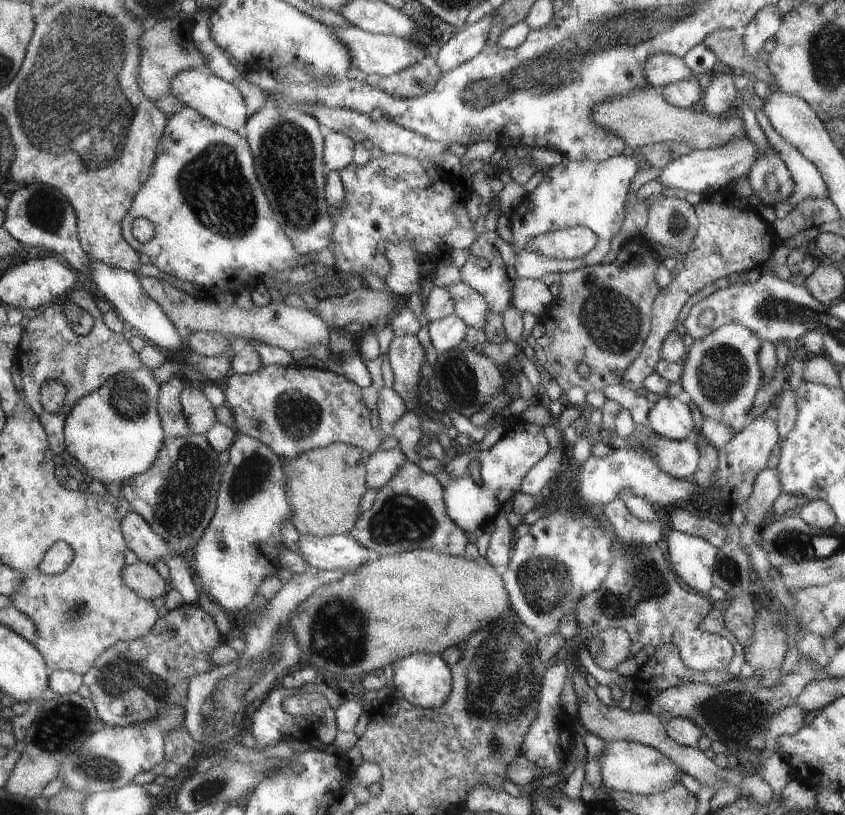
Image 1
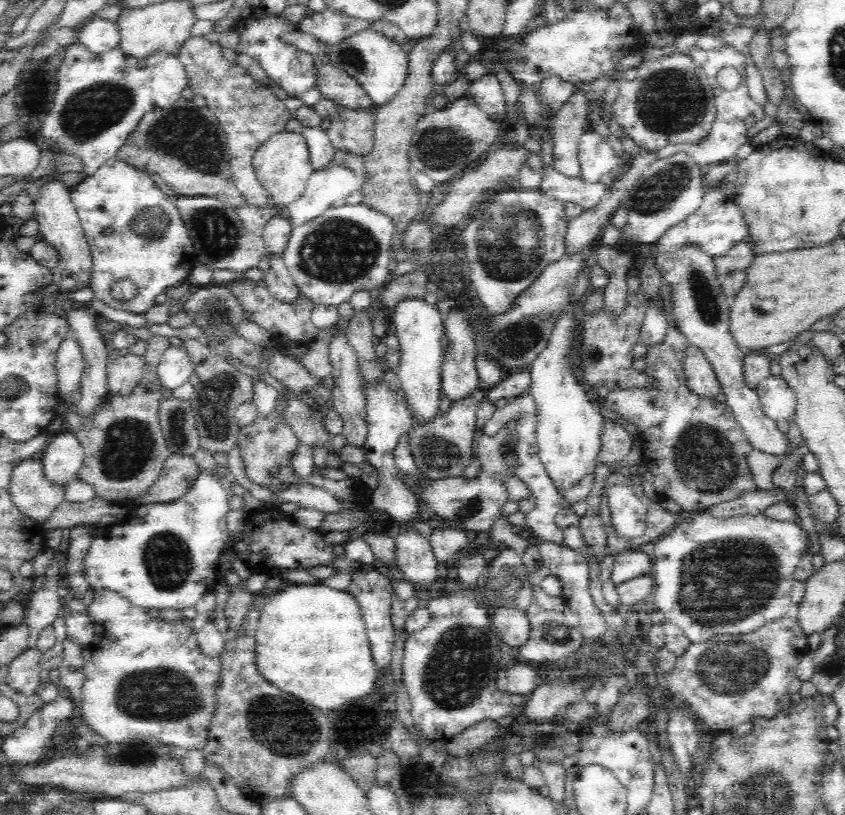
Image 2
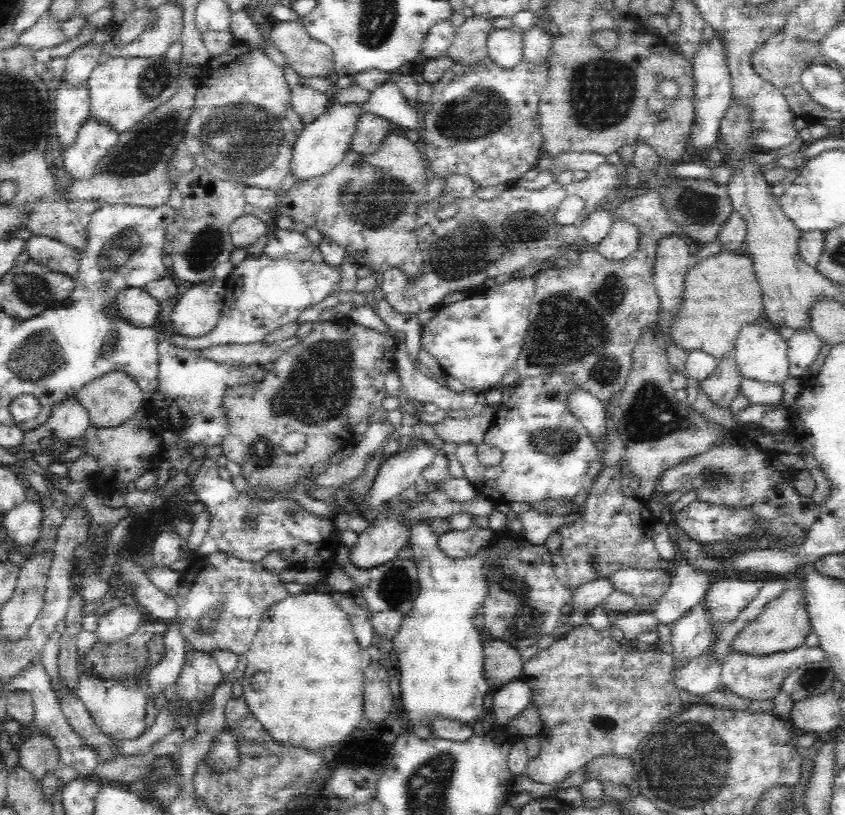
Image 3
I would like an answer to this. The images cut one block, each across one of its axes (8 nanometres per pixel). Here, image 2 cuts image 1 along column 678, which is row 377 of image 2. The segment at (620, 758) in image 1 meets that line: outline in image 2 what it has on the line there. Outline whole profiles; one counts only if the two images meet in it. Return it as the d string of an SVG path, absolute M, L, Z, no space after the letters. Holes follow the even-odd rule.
M782 376L762 379L756 391L766 417L776 423L794 420L796 395Z

